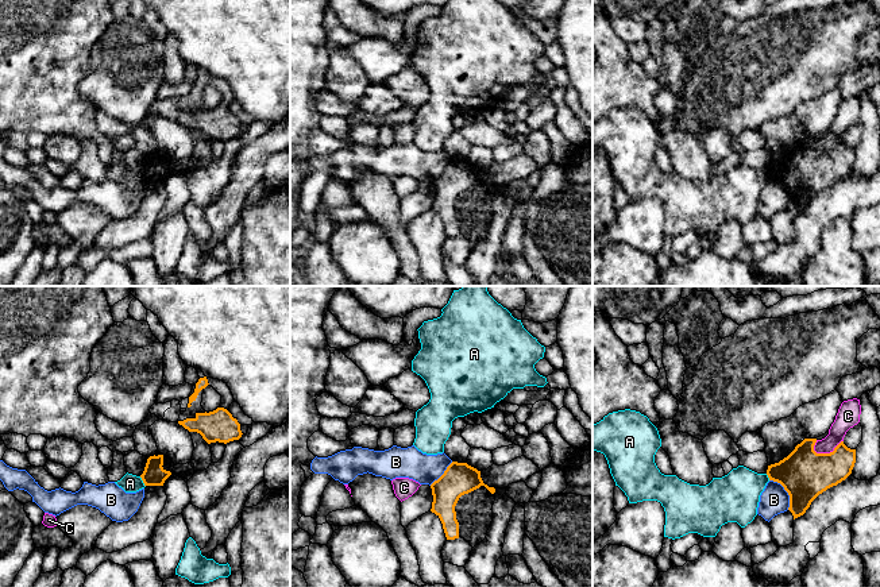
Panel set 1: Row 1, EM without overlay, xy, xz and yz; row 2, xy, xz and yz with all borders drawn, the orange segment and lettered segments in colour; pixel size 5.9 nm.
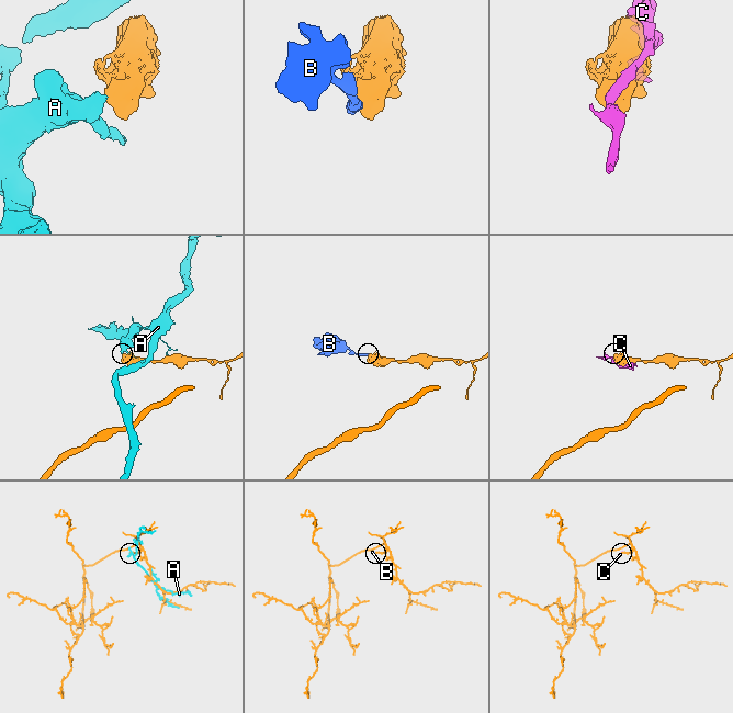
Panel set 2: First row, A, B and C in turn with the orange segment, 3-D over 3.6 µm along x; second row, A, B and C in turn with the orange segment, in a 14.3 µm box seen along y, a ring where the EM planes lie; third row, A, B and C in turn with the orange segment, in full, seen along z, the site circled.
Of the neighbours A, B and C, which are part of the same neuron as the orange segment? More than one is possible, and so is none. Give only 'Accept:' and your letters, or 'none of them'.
Accept: none of them

